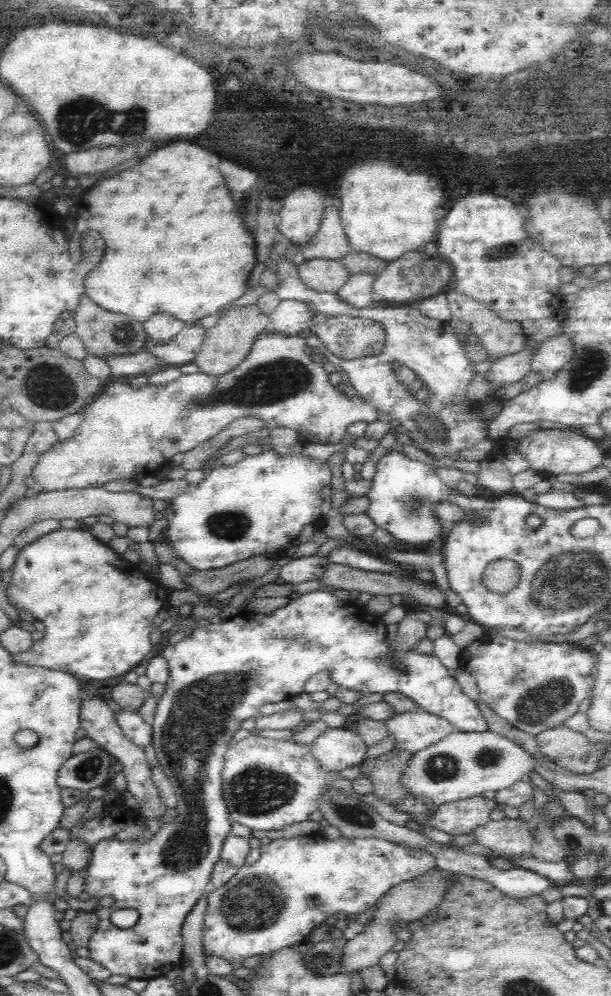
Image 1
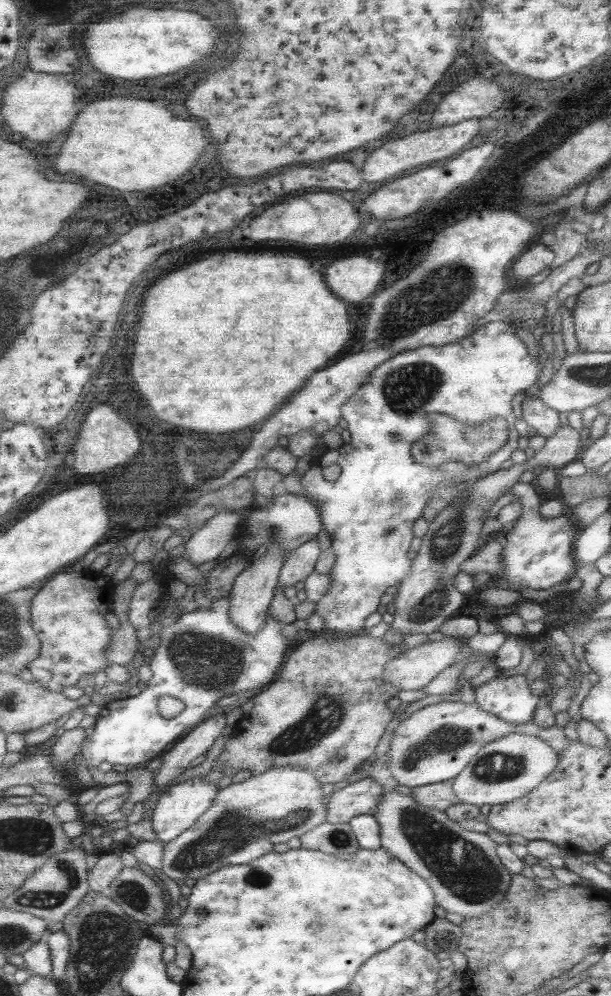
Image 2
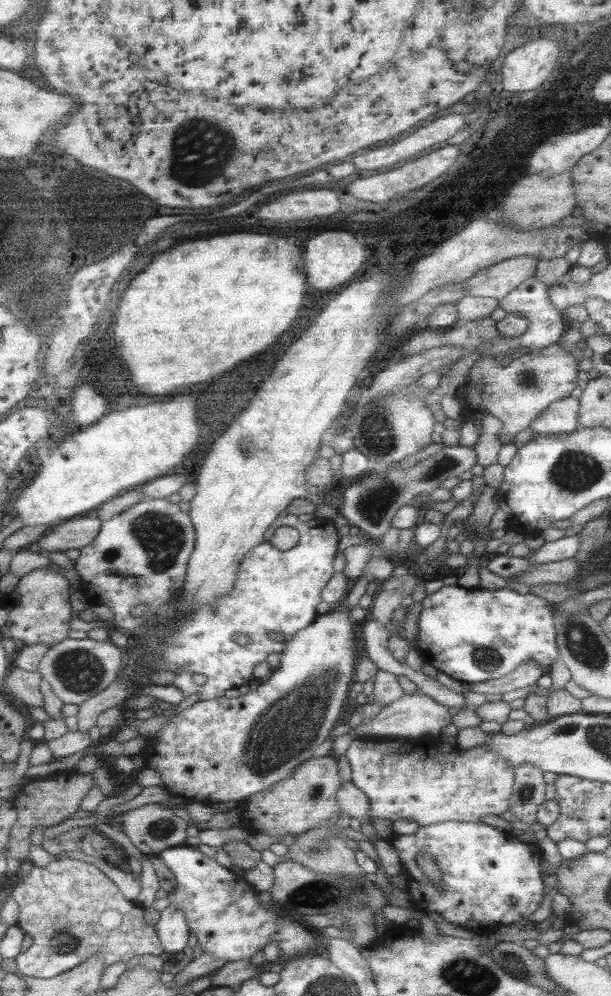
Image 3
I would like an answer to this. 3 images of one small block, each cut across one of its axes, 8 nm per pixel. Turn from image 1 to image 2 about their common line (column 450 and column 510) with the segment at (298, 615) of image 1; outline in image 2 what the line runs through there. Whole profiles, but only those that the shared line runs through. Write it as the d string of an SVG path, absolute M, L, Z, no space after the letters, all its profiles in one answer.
M508 671L473 689L474 703L487 714L507 722L523 725L531 721L542 698L528 690L525 674L514 676Z

